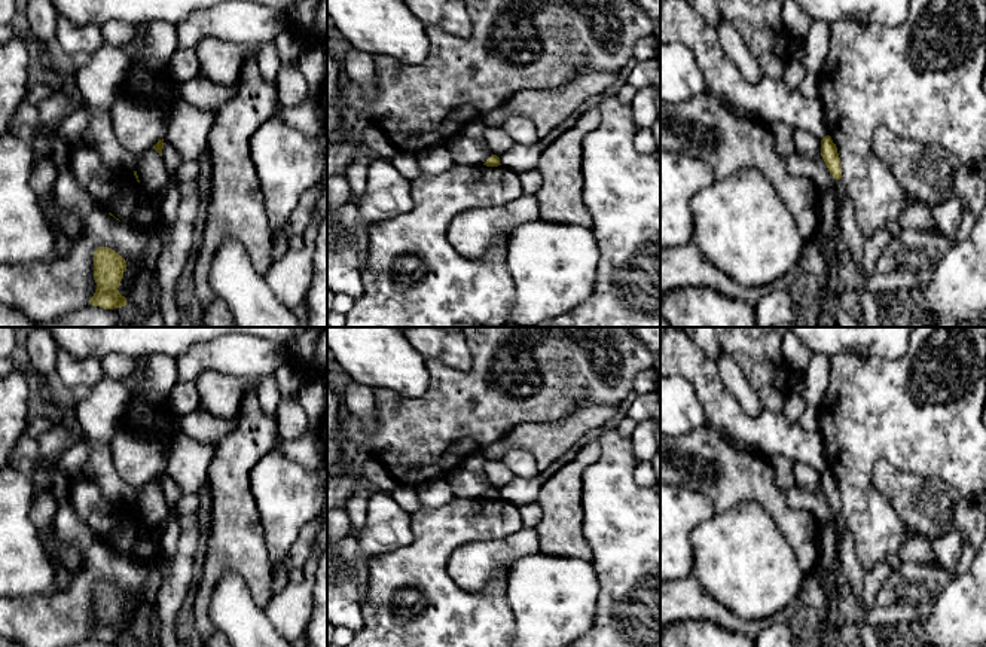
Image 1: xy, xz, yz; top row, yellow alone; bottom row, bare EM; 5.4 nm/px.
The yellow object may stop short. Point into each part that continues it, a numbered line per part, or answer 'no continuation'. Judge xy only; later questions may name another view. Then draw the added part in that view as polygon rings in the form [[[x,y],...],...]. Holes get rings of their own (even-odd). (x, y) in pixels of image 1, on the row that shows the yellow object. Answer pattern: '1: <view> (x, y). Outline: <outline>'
no continuation

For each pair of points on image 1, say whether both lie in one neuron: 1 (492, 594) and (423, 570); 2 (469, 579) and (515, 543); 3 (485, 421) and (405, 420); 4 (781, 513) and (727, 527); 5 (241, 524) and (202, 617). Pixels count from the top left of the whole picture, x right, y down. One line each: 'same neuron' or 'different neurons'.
1: same neuron
2: same neuron
3: same neuron
4: different neurons
5: same neuron

